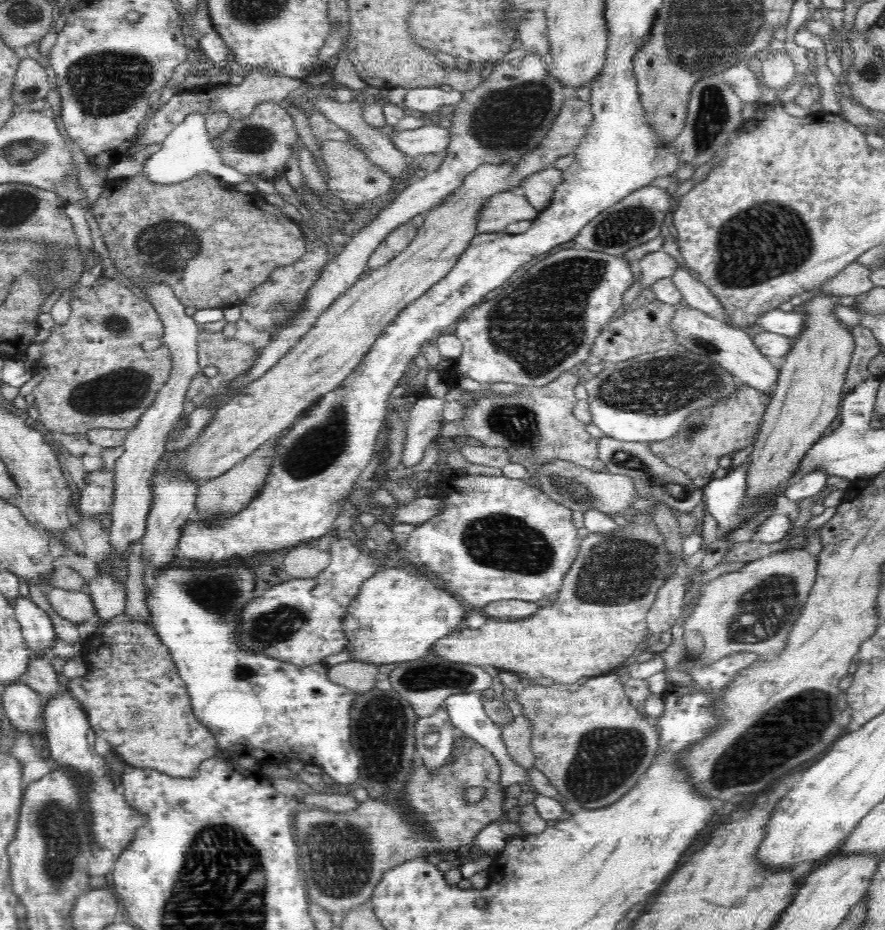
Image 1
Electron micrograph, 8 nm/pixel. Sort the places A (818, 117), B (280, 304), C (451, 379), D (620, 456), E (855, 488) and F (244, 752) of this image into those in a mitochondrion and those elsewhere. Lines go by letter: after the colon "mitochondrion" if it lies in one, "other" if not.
A: other
B: mitochondrion
C: other
D: mitochondrion
E: other
F: other

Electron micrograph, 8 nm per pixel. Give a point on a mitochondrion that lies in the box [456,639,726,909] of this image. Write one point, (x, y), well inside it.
(606, 758)

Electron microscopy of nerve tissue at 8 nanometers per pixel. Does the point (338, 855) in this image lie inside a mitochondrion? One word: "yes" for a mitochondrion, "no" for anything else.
yes

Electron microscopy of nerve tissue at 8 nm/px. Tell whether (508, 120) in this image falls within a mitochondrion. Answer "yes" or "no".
yes

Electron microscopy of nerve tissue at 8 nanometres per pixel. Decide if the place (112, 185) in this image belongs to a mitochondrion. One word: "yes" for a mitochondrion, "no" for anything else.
no

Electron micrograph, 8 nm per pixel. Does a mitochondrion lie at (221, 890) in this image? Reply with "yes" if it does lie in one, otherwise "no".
yes

